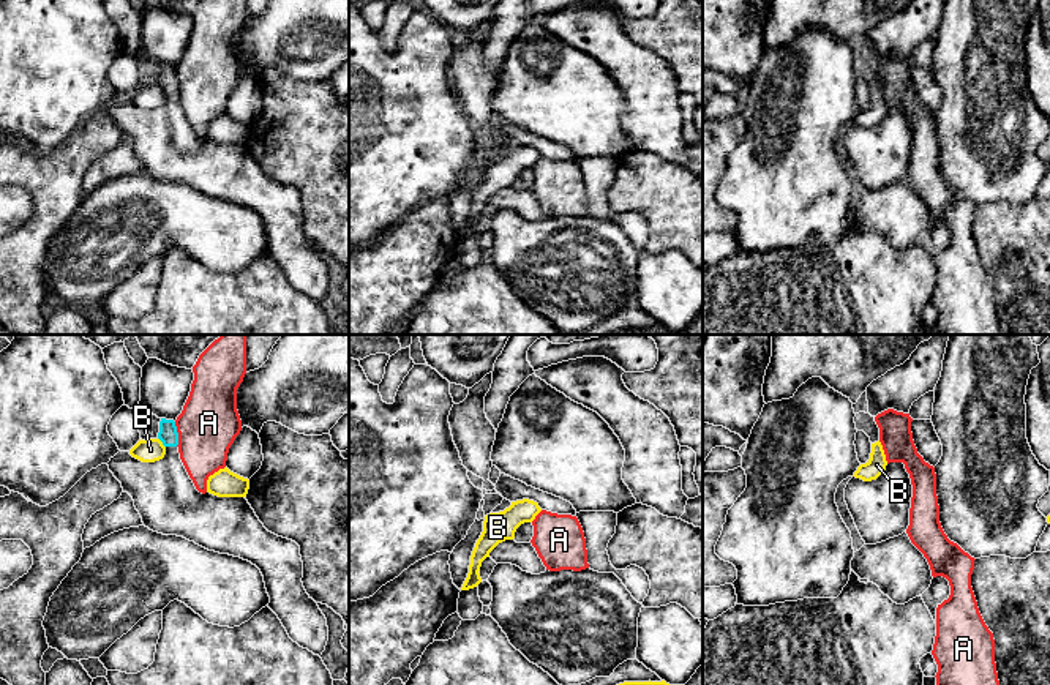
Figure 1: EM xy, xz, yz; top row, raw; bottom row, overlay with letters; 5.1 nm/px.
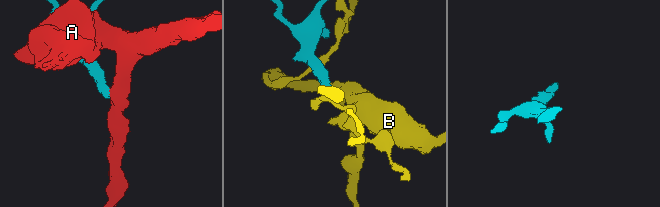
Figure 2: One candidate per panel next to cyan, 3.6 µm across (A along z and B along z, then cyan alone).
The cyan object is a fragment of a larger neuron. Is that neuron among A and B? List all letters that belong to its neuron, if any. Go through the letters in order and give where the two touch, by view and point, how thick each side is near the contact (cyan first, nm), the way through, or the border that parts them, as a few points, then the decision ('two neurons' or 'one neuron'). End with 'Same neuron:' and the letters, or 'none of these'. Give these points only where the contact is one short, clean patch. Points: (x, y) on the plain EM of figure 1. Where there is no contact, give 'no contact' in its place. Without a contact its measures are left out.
A: xy (177, 81) | 100/300 nm | along xy (174, 68), (177, 92) | two neurons
B: xy (161, 87) | 100/120 nm | along xy (158, 84), (164, 93) | two neurons
Same neuron: none of these

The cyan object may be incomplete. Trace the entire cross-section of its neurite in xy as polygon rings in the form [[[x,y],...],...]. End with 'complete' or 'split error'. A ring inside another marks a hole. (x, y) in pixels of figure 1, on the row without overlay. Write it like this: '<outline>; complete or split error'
[[[161,65],[158,85],[166,93],[159,107],[142,109],[129,98],[118,98],[107,109],[123,139],[133,144],[144,172],[256,211],[270,243],[268,254],[289,284],[321,303],[328,273],[303,234],[300,193],[268,178],[245,144],[199,139],[180,106],[174,66]]]; split error

